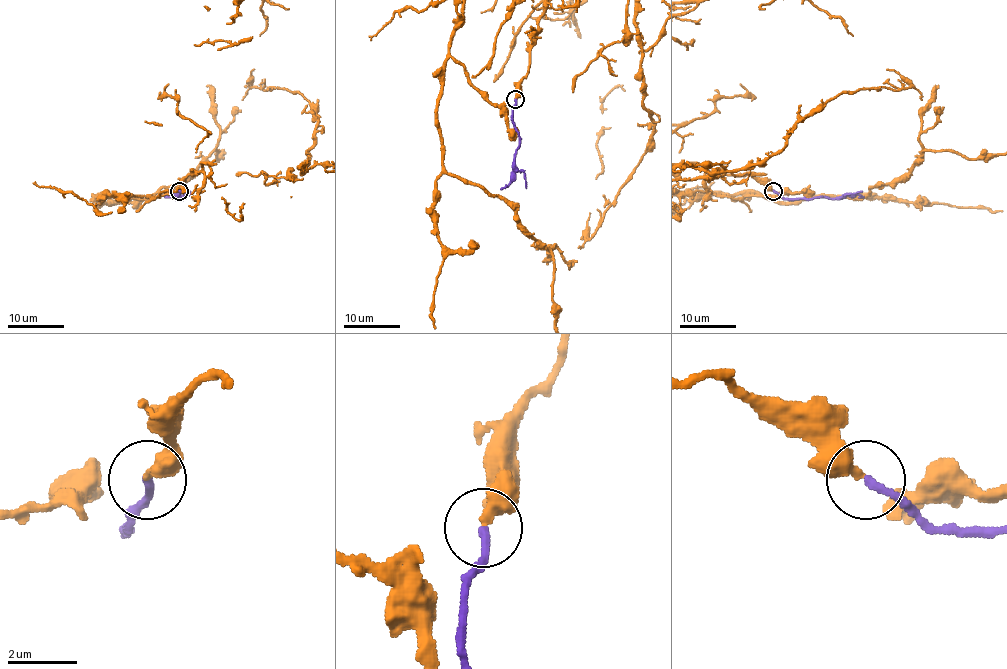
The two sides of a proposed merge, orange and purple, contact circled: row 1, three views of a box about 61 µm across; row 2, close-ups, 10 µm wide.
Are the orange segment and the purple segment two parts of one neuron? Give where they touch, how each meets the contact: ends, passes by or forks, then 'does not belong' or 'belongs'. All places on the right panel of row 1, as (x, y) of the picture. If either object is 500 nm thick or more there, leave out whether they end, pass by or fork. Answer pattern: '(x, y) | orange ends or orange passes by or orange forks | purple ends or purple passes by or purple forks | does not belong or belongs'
(773, 191) | orange ends | purple ends | belongs

